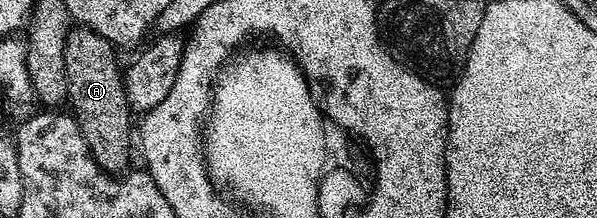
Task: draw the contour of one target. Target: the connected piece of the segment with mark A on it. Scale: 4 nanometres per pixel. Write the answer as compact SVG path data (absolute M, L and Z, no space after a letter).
M85 27L71 28L66 37L64 47L64 63L66 64L66 101L72 110L72 116L78 122L78 130L84 135L84 143L88 143L88 151L92 159L102 168L103 173L121 175L127 172L130 161L130 117L132 110L124 88L124 73L114 62L115 46L98 33Z

